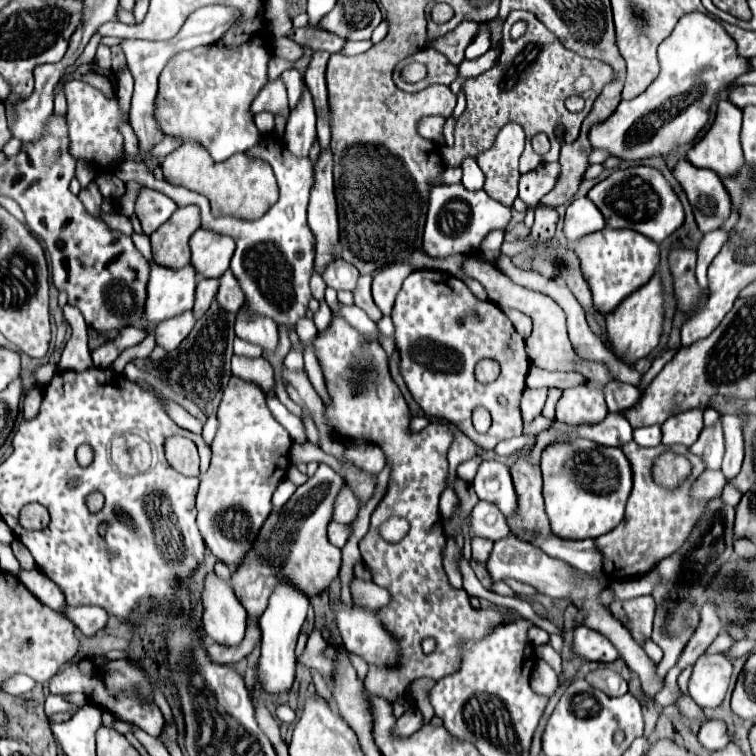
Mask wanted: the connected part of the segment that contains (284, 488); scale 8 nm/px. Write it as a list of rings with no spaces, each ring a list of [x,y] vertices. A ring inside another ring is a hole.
[[[284,479],[284,483],[280,487],[276,487],[274,491],[274,497],[272,497],[272,503],[274,503],[274,511],[278,511],[290,497],[292,493],[296,491],[296,485],[290,481],[290,479]]]

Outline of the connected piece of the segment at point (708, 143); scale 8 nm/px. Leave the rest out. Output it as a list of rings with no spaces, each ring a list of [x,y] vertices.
[[[718,99],[716,119],[704,137],[686,151],[686,159],[694,167],[706,167],[716,171],[720,177],[736,175],[742,167],[742,147],[740,147],[740,125],[742,125],[742,111],[728,103],[728,99]]]

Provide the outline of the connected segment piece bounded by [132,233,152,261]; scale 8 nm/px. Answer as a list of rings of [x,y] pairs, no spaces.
[[[132,233],[132,241],[134,241],[134,245],[142,251],[142,255],[150,261],[150,259],[152,259],[152,251],[150,251],[150,241],[148,241],[148,237],[146,237],[144,233]]]

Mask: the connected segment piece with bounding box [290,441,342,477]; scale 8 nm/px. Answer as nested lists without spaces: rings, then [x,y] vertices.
[[[306,442],[302,445],[293,443],[290,449],[290,458],[294,463],[323,462],[328,463],[334,471],[338,471],[338,475],[342,477],[342,467],[338,467],[338,459],[334,459],[332,455],[324,455],[323,451],[316,445]]]

